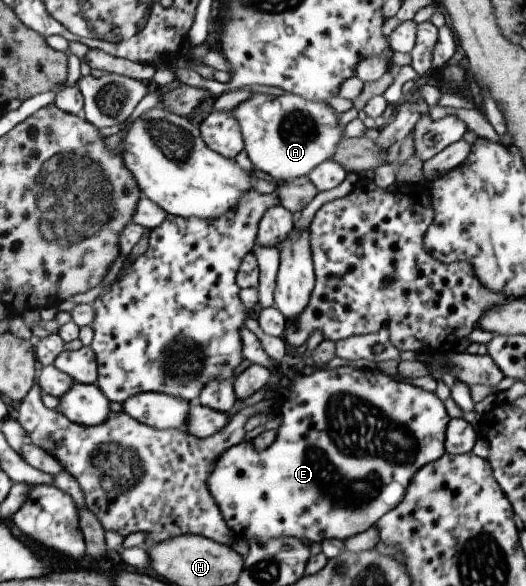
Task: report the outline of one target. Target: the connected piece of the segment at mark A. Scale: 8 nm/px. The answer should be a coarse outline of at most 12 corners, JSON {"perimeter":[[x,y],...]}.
{"perimeter":[[256,93],[230,114],[252,170],[307,176],[343,138],[337,103]]}

